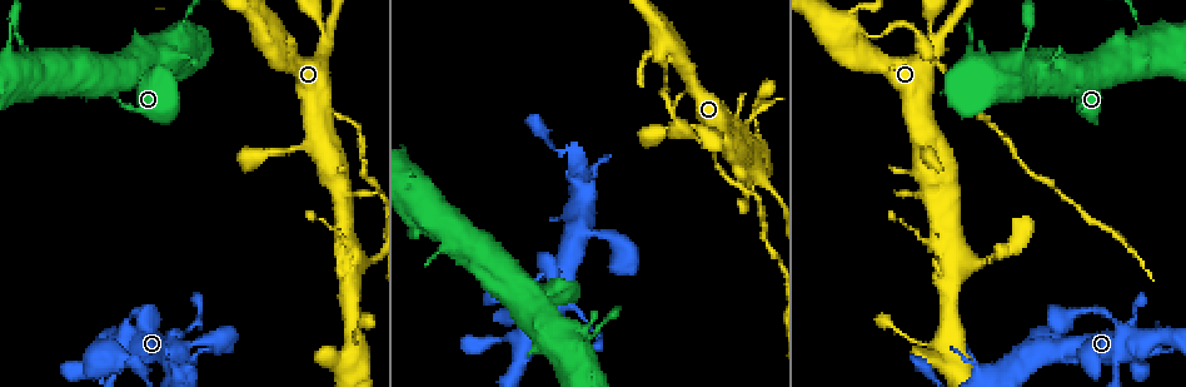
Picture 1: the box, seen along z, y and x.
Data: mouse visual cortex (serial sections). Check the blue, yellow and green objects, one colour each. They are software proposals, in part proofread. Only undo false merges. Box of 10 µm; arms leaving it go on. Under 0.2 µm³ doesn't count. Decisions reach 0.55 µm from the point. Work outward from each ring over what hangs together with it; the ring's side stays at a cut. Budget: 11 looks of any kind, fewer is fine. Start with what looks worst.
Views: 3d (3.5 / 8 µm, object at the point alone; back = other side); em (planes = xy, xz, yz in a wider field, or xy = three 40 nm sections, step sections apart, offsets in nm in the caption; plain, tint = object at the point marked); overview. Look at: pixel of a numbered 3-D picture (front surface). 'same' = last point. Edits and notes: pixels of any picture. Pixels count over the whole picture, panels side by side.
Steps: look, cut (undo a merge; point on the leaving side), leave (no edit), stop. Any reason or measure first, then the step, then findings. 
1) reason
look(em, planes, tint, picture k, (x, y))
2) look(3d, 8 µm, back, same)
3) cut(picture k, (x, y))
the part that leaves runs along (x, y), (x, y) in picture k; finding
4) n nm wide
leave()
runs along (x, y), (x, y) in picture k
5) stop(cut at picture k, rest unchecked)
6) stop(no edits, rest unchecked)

a fork
look(3d, 3.5 µm, picture 1, (970, 260))

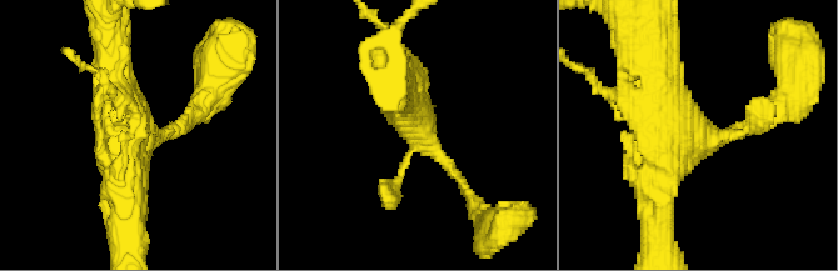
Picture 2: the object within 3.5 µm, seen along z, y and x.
now the EM
look(em, xy, step 2, tint, picture 2, (418, 130))

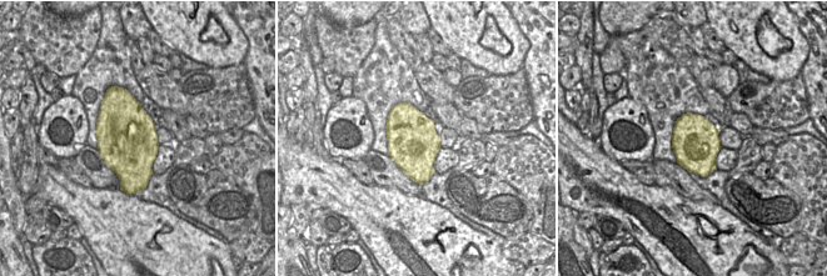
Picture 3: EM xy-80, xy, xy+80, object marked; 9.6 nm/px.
leave()
runs along (111, 53), (126, 119), (123, 206) in picture 2; continuous, no second cell

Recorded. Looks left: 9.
a narrow waist
look(3d, 3.5 µm, picture 1, (184, 20))

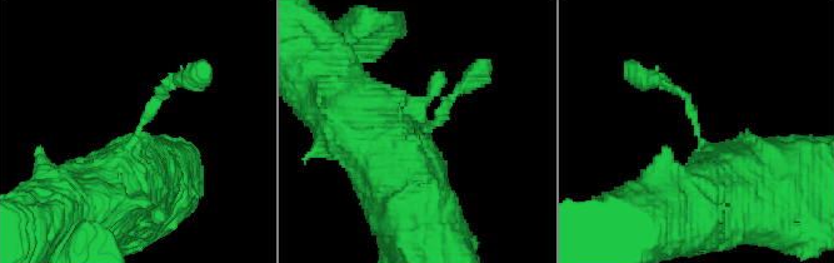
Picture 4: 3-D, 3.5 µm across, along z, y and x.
look(em, xy, step 1, tint, picture 4, (417, 134))

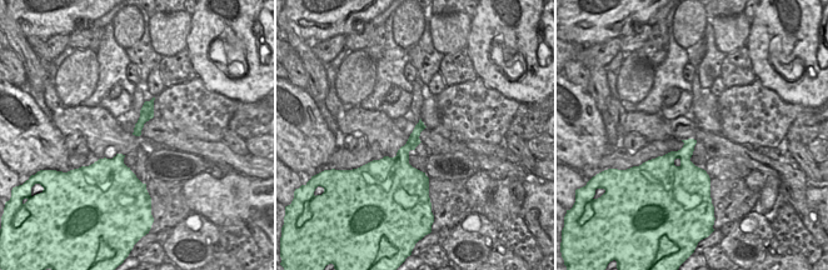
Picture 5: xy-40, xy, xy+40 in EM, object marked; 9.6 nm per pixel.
another direction
look(em, xy, step 3, tint, same)

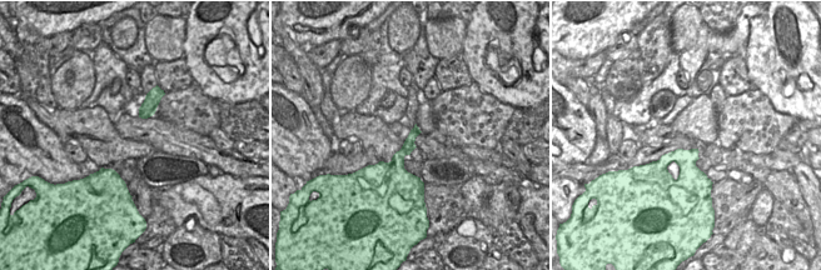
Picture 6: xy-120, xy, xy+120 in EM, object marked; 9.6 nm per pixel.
arms of 150, 700 nm
leave()
runs along (747, 187), (702, 144), (683, 94), (654, 83) in picture 4; continuous, no second cell

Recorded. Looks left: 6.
calibre changes
look(3d, 8 µm, back, picture 1, (527, 342))

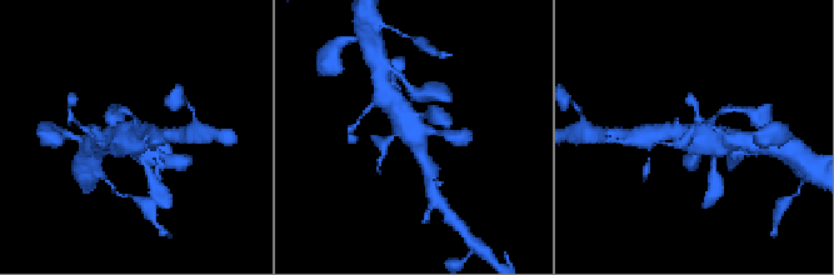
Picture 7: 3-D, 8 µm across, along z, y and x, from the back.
look(3d, 3.5 µm, same)

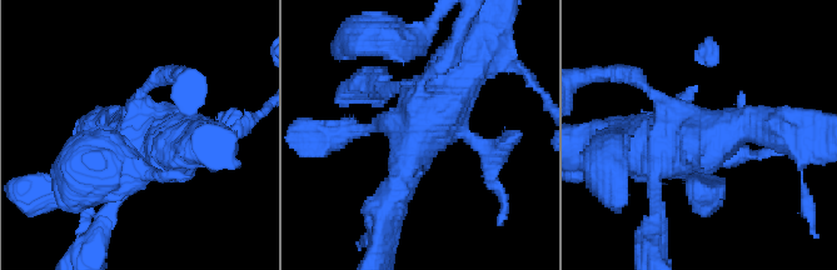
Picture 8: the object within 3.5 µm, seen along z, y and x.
look(em, xy, step 3, tint, picture 8, (419, 133))

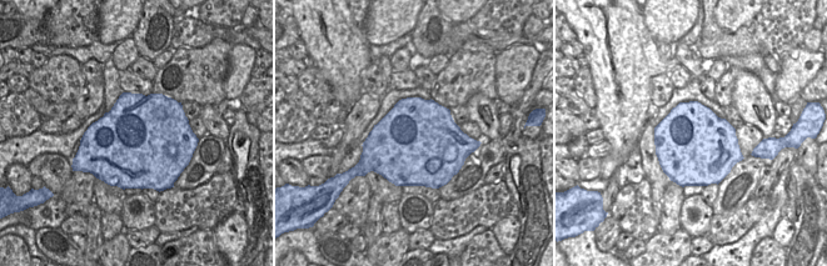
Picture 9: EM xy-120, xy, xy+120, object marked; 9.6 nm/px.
leave()
runs along (474, 54), (417, 131), (405, 179) in picture 8; continuous, no second cell

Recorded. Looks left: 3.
a narrow waist
look(3d, 3.5 µm, picture 1, (350, 192))

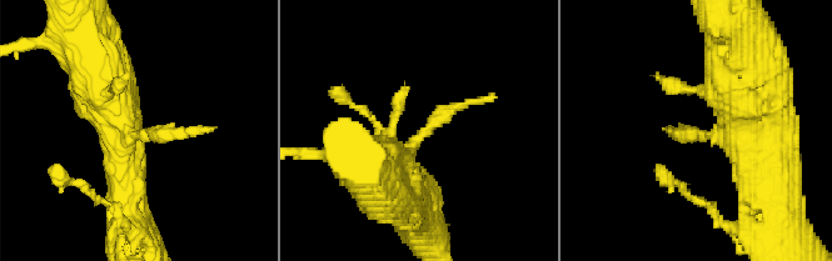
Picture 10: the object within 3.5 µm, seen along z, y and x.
leave()
runs along (402, 202), (413, 141), (456, 106), (494, 98) in picture 10; one cell here

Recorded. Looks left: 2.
stop(no edits, rest unchecked)

